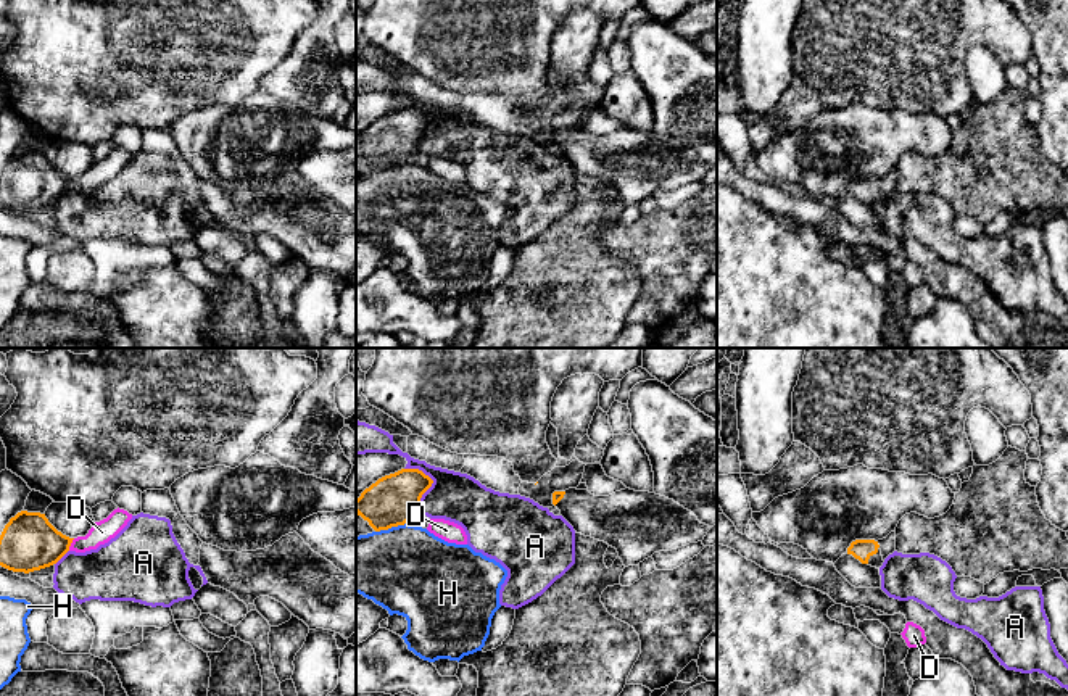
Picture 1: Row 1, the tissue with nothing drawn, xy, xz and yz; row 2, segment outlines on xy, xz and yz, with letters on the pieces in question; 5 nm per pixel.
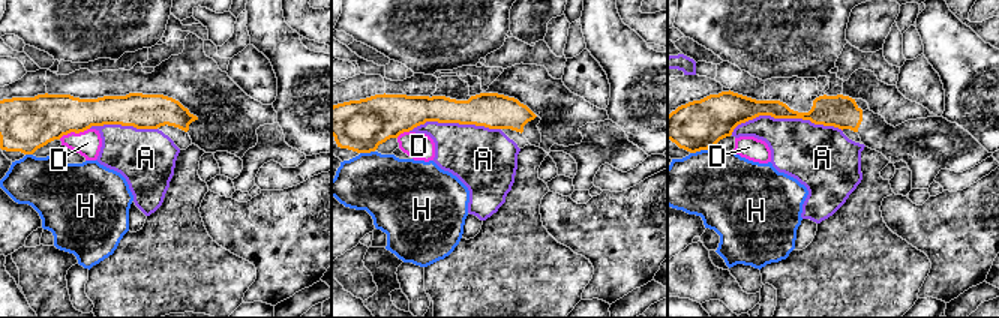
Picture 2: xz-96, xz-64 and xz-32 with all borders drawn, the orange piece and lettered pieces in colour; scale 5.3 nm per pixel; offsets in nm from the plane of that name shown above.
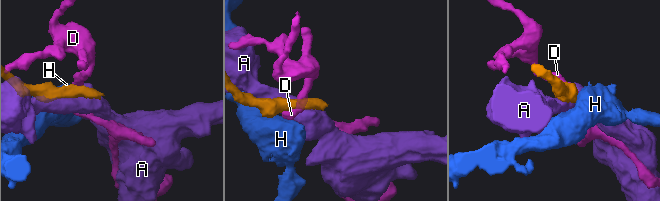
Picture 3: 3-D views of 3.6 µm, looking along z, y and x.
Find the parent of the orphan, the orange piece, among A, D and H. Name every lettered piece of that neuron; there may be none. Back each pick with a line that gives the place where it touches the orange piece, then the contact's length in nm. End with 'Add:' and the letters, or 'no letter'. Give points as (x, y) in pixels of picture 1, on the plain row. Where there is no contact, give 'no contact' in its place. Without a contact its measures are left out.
Add: no letter

